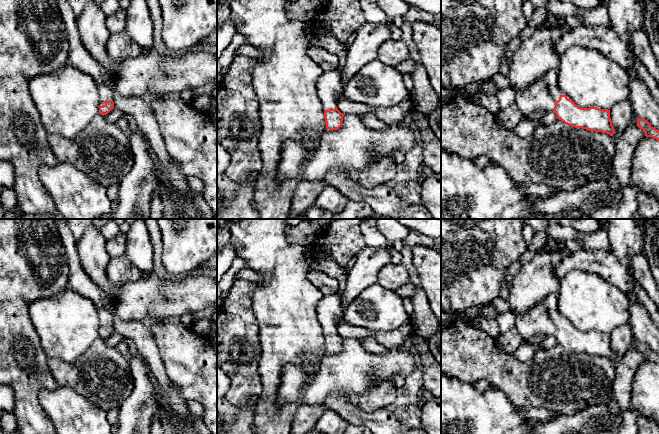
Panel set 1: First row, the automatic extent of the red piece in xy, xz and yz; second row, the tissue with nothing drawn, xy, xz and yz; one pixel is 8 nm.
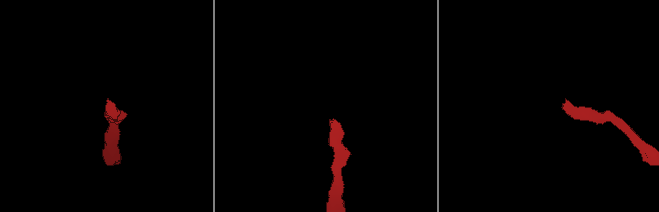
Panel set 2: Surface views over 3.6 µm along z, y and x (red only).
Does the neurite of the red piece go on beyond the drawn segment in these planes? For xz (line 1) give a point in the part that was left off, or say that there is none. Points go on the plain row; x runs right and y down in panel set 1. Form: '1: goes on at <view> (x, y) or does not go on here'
1: goes on at xz (329, 308)

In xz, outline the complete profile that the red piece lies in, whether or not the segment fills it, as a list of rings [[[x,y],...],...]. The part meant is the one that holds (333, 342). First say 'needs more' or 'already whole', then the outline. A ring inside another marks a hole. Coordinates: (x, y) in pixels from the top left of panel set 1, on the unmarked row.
needs more; [[[338,293],[323,296],[317,304],[317,313],[324,334],[326,352],[339,353],[342,350],[344,338],[338,334],[337,325],[344,311]]]

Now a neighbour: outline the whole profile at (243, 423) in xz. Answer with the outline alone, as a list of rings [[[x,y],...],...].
[[[239,407],[239,412],[231,423],[218,434],[257,434],[254,424],[254,409],[251,407]]]

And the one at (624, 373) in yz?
[[[635,340],[615,366],[614,382],[609,400],[613,401],[620,410],[631,409],[633,379],[638,367],[645,361],[643,354],[637,350],[637,345],[638,342]]]

